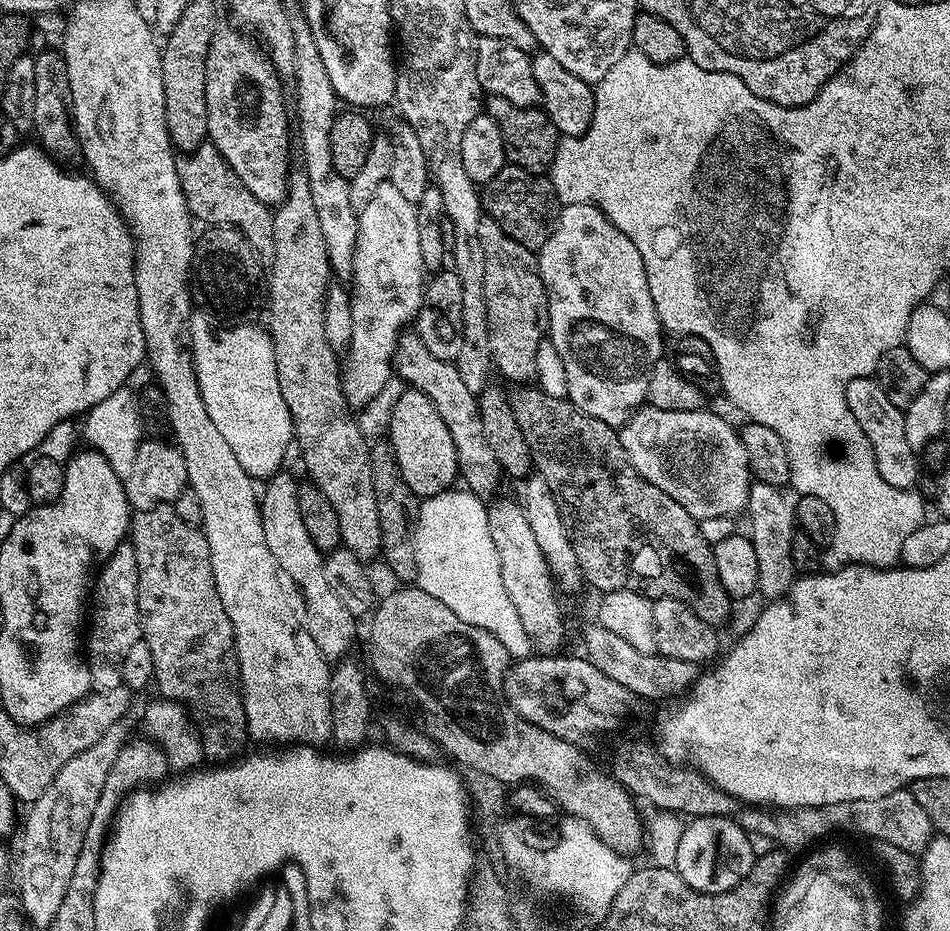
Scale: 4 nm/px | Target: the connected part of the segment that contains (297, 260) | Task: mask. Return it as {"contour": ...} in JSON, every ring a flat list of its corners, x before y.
{"contour":[[296,170,288,177,288,193,283,202,272,213,274,226,274,254,270,261,272,273,266,276,267,331,272,337,274,358,278,370,278,386,288,407,290,428,300,439,304,451,304,464,308,467,311,483,326,494,334,514,338,514,340,542,350,549,358,559,371,562,381,555,382,526,378,522,378,502,374,498,374,482,370,482,370,444,364,441,364,432,352,421,348,399,340,382,342,364,337,352,326,342,324,321,324,299,330,283,330,269,326,242,322,242,322,226,310,195,310,182,303,171]]}

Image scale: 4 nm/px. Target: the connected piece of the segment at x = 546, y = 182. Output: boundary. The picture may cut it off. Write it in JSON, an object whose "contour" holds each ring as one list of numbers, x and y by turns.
{"contour":[[505,163,504,168,498,170,498,174,494,174,494,178,490,178,488,184,483,185,480,203,483,215,487,219,494,221,498,226,502,226,504,233,510,238,514,238,514,242,533,250,539,250,544,245,546,238,550,238,550,234,556,226,558,201,551,179,547,175,535,176,510,163]]}

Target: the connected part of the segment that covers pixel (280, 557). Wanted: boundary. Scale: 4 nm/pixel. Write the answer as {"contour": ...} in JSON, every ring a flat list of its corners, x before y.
{"contour":[[281,470,271,477,263,485,260,501,260,517,262,518,262,530,266,534,266,546,270,546,270,554,274,554,276,565,280,567,281,573,290,581,291,587,300,591,300,596,304,599,304,608,302,604,302,619,304,629,310,634,310,638,314,638,314,646,318,646,318,650,322,650,329,662,339,661,341,658,347,657,348,652,352,648,352,643,356,640,356,624,357,617,350,614,350,610,346,610,346,606,342,606,342,601,334,595,334,590,330,590,330,582,326,582,326,570,324,569,325,553,318,550,318,546,314,546,310,534,306,530,306,525,302,522,302,510,298,510,298,490,300,484,295,480,287,470]]}

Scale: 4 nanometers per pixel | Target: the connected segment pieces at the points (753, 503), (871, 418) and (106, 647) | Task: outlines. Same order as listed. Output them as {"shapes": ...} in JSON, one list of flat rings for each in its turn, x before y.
{"shapes":[[[749,483,748,529,746,535,754,546,754,554,758,554,758,582,756,587,759,595,767,598,784,598,798,573,794,566,794,558,790,558,792,534,797,531,796,514,793,505,783,496,781,489,775,484]],[[872,376,854,378,850,386,846,386,846,406,850,406,850,414,854,414,862,434,866,434,874,450,874,462,878,466,878,474,882,474,882,478,890,482,890,486,905,490,915,489,916,479,920,476,920,464,916,461,918,452,910,446,910,442,906,442,902,409,894,406,890,398,886,398,886,390,882,390,880,381]],[[130,542,120,544,103,564,104,569,95,573,90,588,88,632,86,628,86,659,92,692,114,690,114,686,122,683,122,662,130,646,142,639,138,606,138,554,134,554,134,546]]]}

